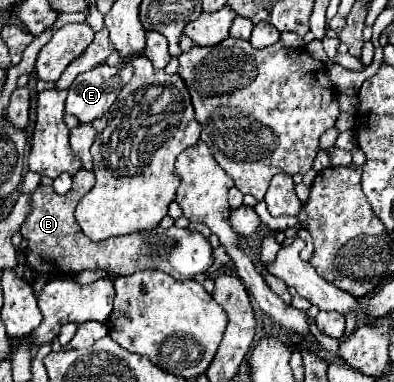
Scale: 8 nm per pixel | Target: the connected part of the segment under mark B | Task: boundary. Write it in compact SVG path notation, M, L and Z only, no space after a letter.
M81 170L73 178L73 188L59 196L51 186L39 186L31 196L31 212L21 226L23 238L27 238L27 264L37 274L47 276L71 276L79 270L107 270L115 276L127 276L147 268L159 268L177 280L189 280L203 274L211 262L211 244L199 232L181 230L171 226L163 230L161 226L153 232L141 232L141 236L117 236L113 240L103 240L101 244L89 240L75 220L74 211L83 194L87 194L95 184L91 170Z

